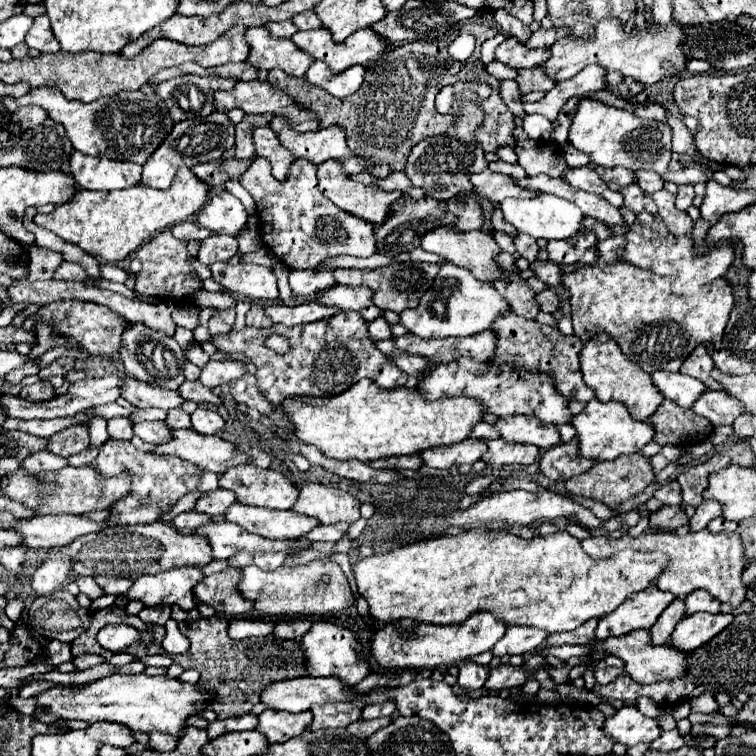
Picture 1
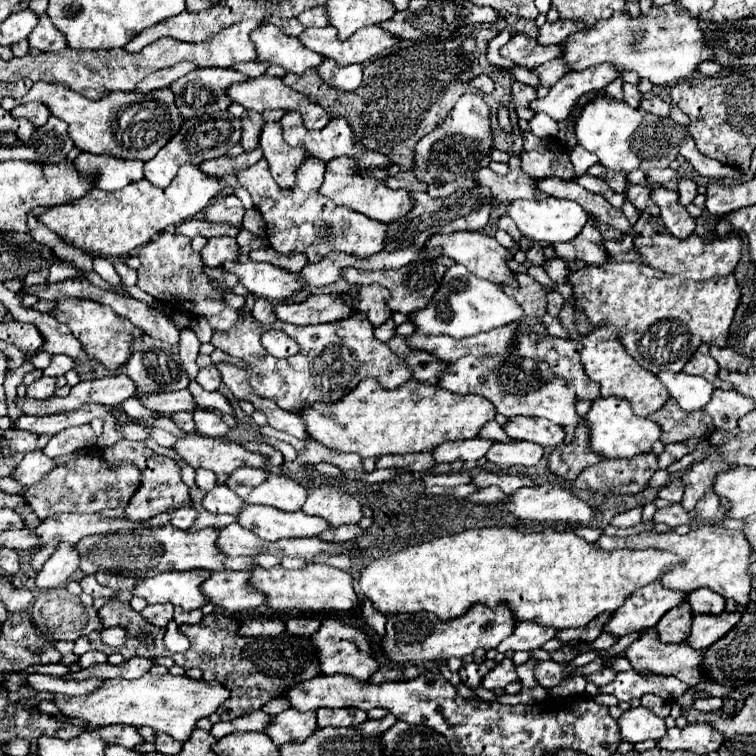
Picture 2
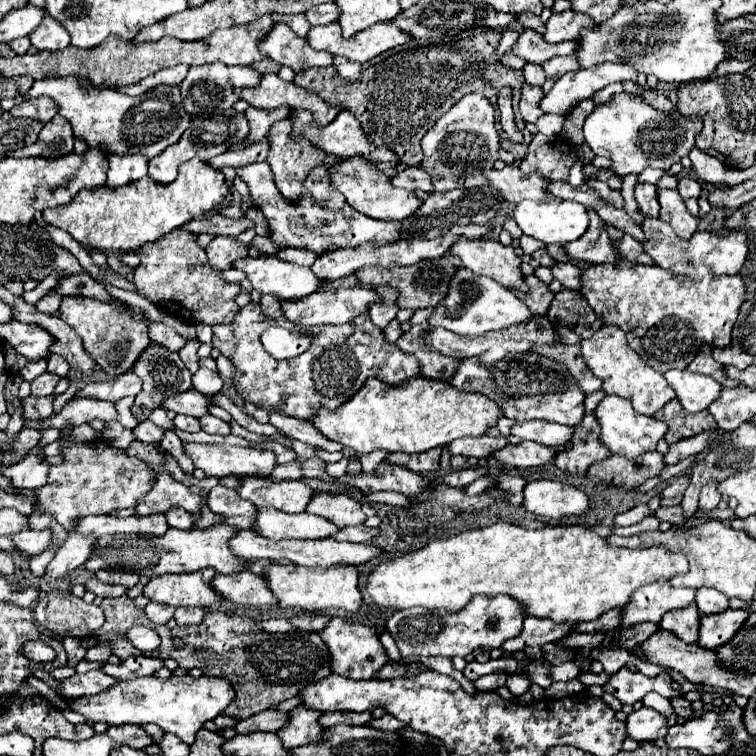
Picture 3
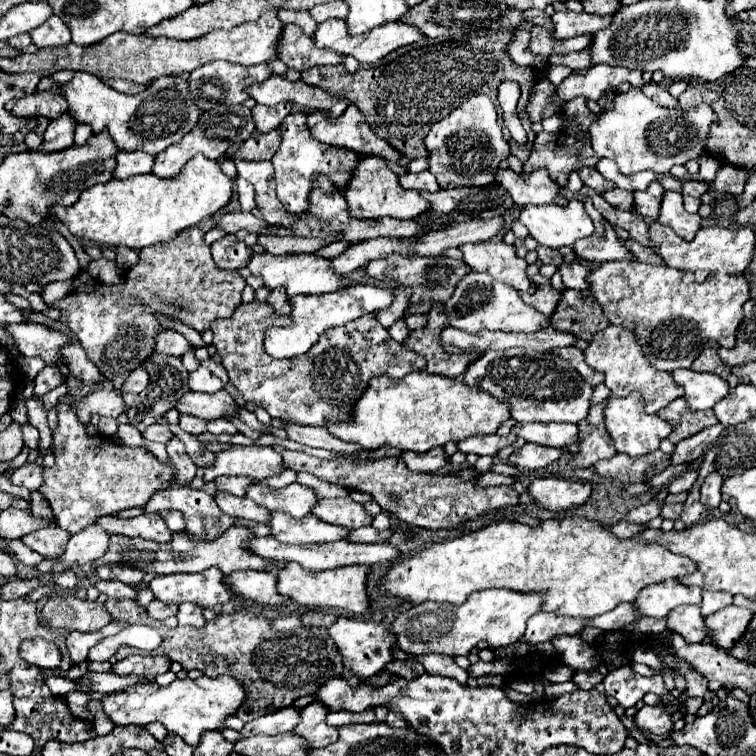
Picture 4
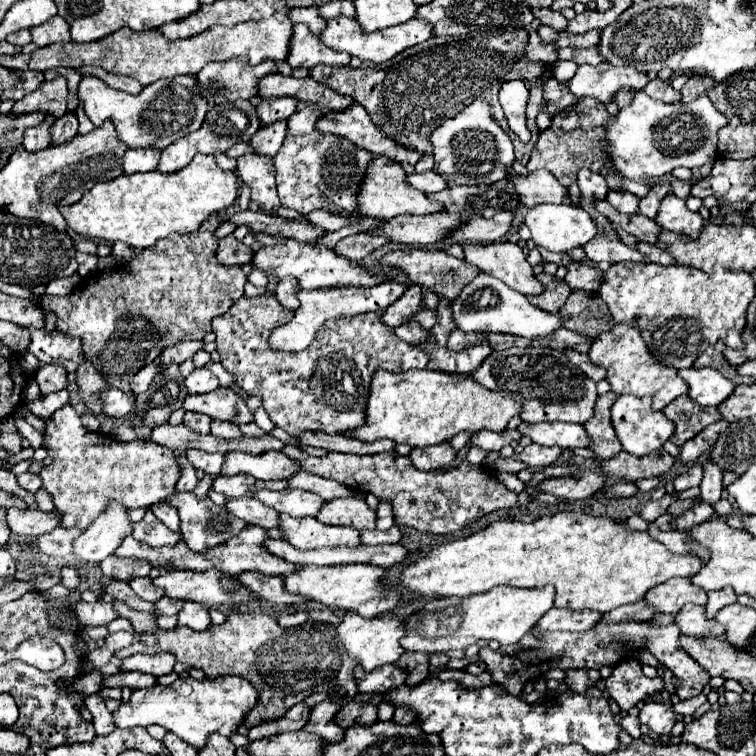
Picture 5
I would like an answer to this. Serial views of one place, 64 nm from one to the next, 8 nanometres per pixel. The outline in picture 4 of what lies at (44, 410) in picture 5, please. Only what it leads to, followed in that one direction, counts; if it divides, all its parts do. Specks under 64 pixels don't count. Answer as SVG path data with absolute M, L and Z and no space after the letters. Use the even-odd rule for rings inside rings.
M61 384L60 386L54 388L52 392L48 392L44 398L42 398L42 406L46 408L46 410L52 410L58 402L60 402L60 398L64 396L68 392L66 384Z

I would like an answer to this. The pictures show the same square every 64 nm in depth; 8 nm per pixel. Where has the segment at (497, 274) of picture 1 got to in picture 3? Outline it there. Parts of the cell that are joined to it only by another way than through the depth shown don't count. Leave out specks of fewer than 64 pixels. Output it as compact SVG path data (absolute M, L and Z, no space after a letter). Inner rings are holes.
M458 240L450 248L450 252L462 258L464 268L468 268L476 274L486 274L486 276L494 278L496 282L500 282L506 288L520 290L524 286L524 276L522 276L522 270L520 270L522 260L514 254L512 246L504 246L498 240Z

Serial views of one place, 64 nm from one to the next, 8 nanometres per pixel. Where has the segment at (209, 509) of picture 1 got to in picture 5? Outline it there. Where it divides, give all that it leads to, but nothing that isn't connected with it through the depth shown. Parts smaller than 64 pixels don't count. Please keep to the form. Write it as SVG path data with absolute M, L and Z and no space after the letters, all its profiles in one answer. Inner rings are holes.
M236 498L236 500L228 500L226 508L236 514L238 518L246 520L248 524L254 524L254 526L262 526L262 528L278 528L280 526L280 514L262 504L260 500L254 500L254 498Z

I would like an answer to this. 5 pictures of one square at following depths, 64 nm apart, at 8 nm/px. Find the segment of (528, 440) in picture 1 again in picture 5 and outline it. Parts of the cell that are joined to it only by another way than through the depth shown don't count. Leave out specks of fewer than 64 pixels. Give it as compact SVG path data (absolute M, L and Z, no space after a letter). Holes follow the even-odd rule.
M570 422L520 424L518 430L532 442L542 446L560 446L574 450L574 448L586 448L592 442L582 424L570 424Z

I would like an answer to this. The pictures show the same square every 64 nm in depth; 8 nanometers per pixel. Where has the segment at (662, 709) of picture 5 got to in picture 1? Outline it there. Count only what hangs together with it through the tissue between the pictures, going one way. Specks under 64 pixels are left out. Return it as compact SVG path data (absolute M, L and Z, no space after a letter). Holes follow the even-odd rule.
M636 706L620 708L612 718L606 720L604 732L626 746L654 742L662 734L658 720L644 716Z

